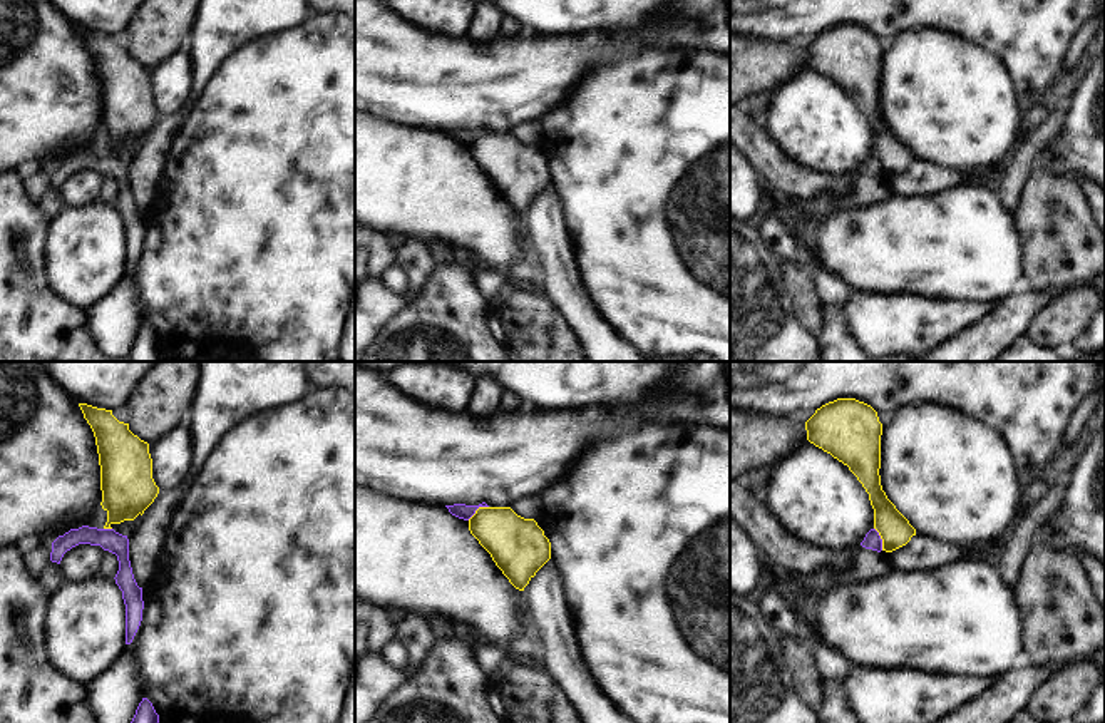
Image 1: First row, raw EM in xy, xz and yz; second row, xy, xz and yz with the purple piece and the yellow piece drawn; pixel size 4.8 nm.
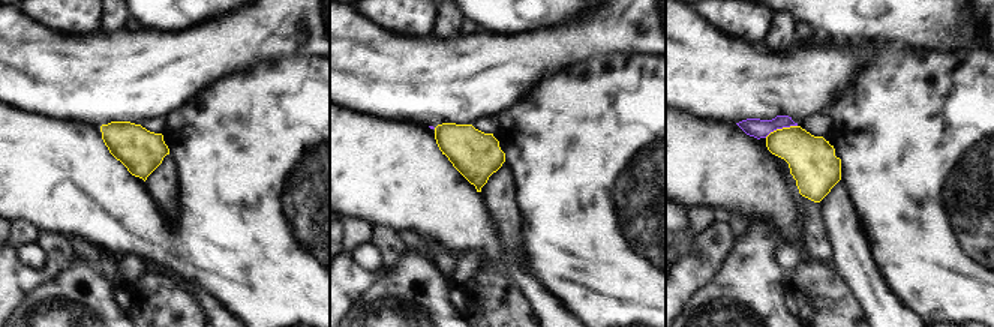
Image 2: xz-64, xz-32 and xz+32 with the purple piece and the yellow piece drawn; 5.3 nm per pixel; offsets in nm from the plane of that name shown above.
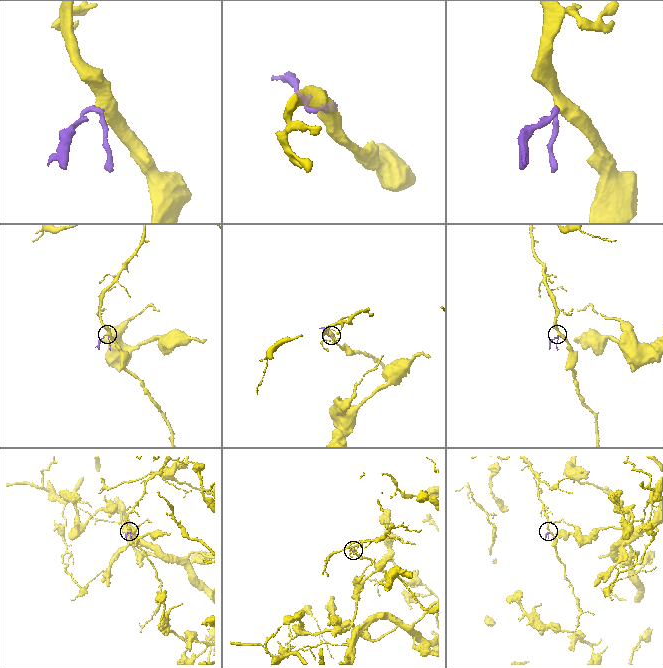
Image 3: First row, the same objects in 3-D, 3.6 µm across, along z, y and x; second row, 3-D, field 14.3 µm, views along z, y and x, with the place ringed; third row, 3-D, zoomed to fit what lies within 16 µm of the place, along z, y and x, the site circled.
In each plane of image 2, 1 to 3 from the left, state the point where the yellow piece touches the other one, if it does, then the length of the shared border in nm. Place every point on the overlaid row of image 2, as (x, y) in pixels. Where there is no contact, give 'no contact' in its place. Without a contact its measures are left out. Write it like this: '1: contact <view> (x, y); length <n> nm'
1: no contact
2: no contact
3: contact xz+32 (780, 128); length 190 nm

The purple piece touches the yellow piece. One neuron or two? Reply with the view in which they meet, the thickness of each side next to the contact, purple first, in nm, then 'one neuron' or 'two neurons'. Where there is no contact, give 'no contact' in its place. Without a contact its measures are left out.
xz | 70/260 nm | two neurons

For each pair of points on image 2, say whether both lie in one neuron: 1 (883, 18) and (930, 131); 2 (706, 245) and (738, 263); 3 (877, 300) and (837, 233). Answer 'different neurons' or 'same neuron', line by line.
1: different neurons
2: different neurons
3: same neuron

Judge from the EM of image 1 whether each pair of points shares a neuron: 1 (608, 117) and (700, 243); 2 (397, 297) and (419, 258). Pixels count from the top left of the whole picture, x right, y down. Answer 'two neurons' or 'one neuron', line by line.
1: one neuron
2: one neuron

